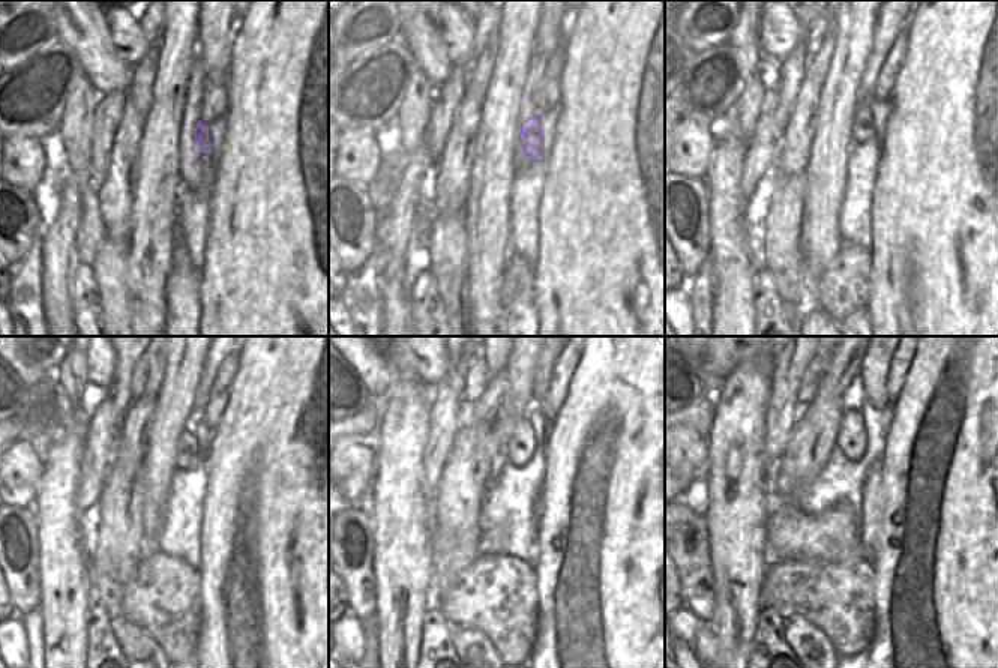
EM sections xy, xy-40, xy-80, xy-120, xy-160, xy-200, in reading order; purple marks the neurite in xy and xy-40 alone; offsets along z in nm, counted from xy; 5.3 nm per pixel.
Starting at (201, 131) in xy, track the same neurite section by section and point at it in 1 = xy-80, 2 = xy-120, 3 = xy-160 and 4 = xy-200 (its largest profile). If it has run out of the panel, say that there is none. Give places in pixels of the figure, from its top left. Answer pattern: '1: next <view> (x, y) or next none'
1: next xy-80 (862, 126)
2: next xy-120 (188, 445)
3: next xy-160 (521, 442)
4: next xy-200 (851, 437)

